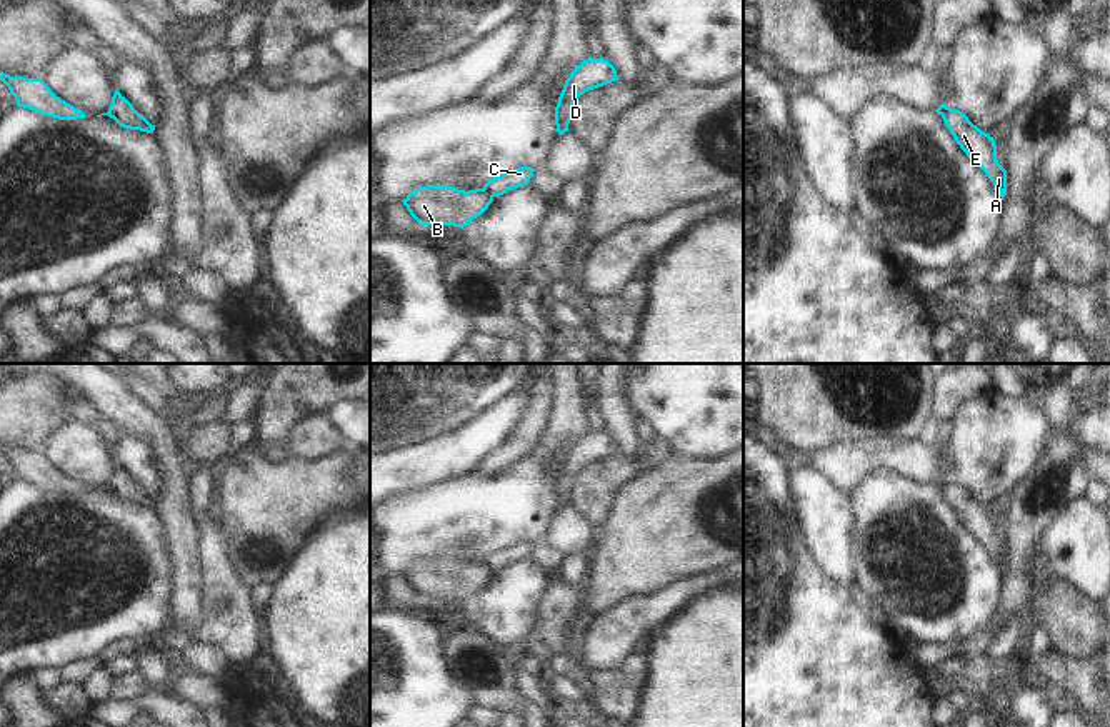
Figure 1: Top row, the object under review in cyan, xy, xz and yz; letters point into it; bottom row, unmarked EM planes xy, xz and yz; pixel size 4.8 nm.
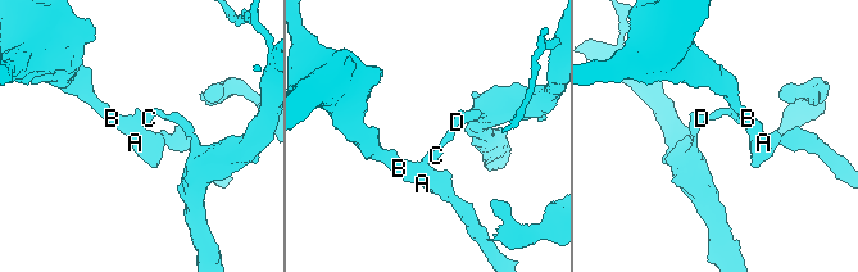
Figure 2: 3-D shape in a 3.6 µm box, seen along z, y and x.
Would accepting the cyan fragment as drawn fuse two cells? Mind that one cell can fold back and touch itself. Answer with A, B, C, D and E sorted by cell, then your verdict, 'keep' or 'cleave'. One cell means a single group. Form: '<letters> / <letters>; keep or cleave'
A B E / C D; cleave

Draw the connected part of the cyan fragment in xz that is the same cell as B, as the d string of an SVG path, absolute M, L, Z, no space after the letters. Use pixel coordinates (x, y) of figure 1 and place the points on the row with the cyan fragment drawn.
M437 183L415 188L402 202L422 225L453 225L463 228L488 208L493 197L483 188L465 192Z

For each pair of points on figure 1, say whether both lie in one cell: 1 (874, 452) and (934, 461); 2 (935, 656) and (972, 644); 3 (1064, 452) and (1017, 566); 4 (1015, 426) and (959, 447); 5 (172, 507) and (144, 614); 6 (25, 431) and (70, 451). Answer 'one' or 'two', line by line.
1: one
2: one
3: one
4: one
5: two
6: two

